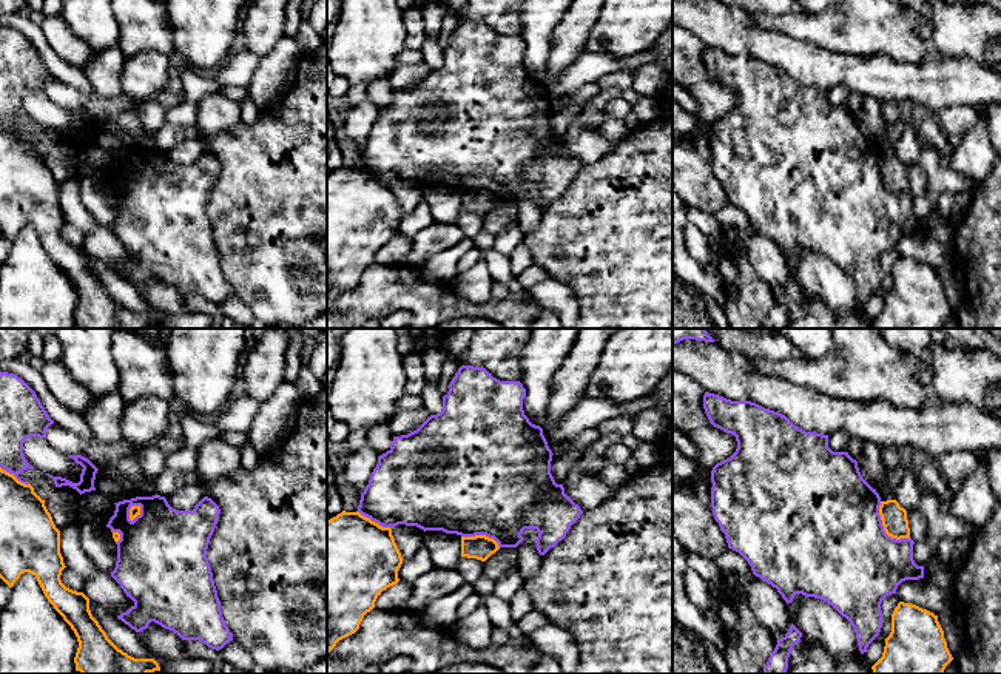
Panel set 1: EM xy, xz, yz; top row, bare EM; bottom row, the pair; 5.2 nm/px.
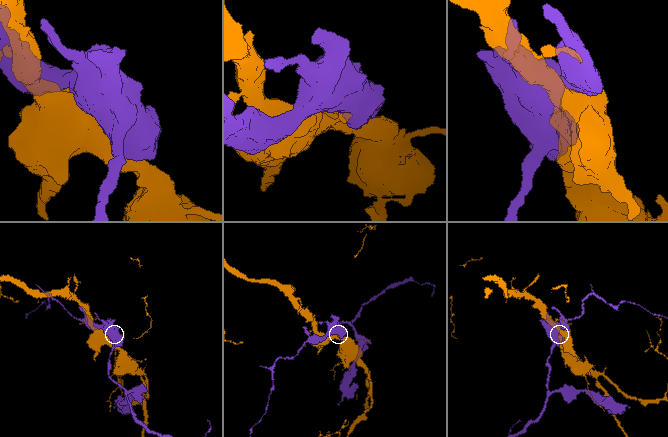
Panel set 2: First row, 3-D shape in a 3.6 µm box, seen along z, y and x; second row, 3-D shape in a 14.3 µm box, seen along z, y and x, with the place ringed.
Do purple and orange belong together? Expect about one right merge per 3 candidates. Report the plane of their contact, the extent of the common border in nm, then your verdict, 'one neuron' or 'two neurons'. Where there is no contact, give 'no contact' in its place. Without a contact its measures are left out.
contact in yz; length 260 nm; two neurons

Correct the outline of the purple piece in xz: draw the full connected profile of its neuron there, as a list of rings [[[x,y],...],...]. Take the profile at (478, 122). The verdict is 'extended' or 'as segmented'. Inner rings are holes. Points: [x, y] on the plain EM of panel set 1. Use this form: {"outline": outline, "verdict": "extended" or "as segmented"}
{"outline": [[[461,20],[443,51],[443,65],[430,69],[416,85],[393,91],[392,102],[378,111],[369,139],[361,148],[358,165],[383,182],[398,179],[426,185],[443,185],[461,191],[486,190],[500,202],[517,202],[524,184],[535,184],[537,205],[544,210],[561,196],[583,165],[557,139],[551,128],[552,105],[543,83],[529,76],[523,65],[526,43],[520,35],[500,35],[486,23]]], "verdict": "as segmented"}

